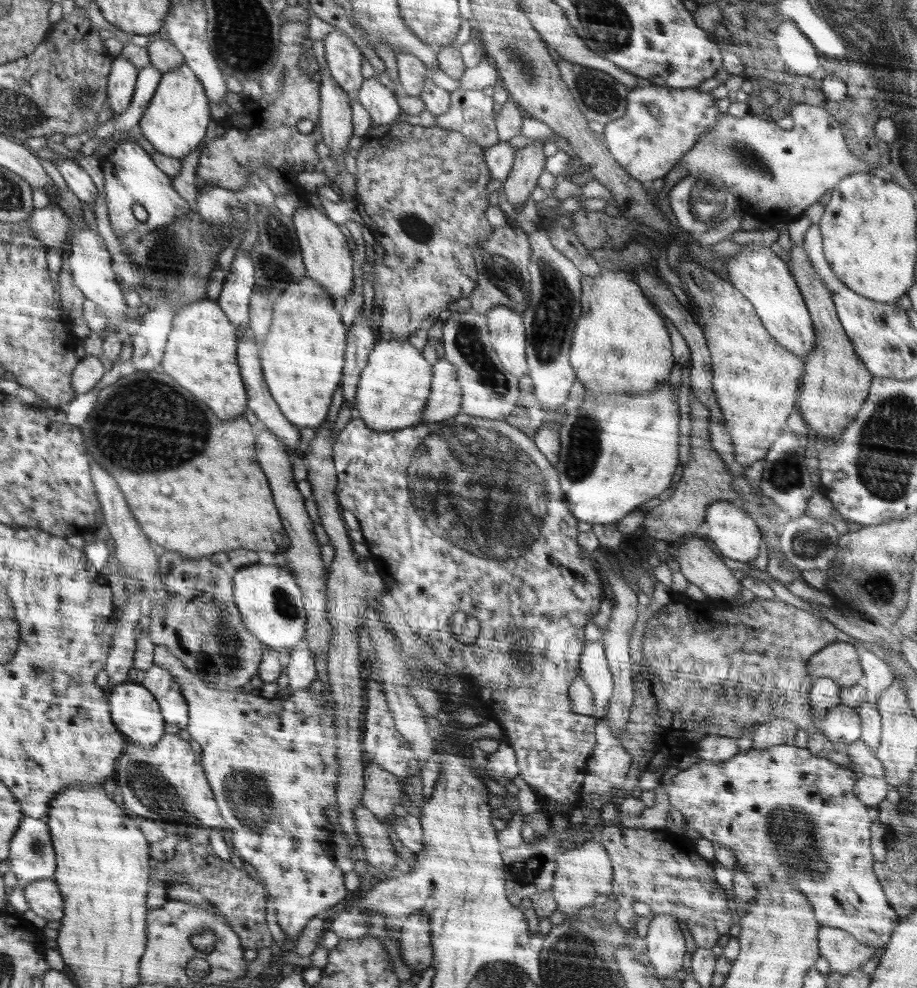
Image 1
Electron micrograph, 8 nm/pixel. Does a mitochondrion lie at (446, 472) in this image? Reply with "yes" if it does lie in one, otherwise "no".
yes

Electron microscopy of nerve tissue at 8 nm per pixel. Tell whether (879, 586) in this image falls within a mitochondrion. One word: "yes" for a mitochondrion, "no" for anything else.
yes

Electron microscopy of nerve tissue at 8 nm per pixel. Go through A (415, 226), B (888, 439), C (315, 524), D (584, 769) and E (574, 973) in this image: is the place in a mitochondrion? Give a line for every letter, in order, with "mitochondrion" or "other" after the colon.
A: mitochondrion
B: mitochondrion
C: other
D: other
E: mitochondrion

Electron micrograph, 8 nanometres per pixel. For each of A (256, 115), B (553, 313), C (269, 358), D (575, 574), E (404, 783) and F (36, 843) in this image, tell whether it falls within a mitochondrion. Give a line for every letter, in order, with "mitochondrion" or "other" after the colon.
A: other
B: mitochondrion
C: other
D: other
E: other
F: mitochondrion

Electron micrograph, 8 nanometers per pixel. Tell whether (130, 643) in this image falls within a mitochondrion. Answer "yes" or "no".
no

